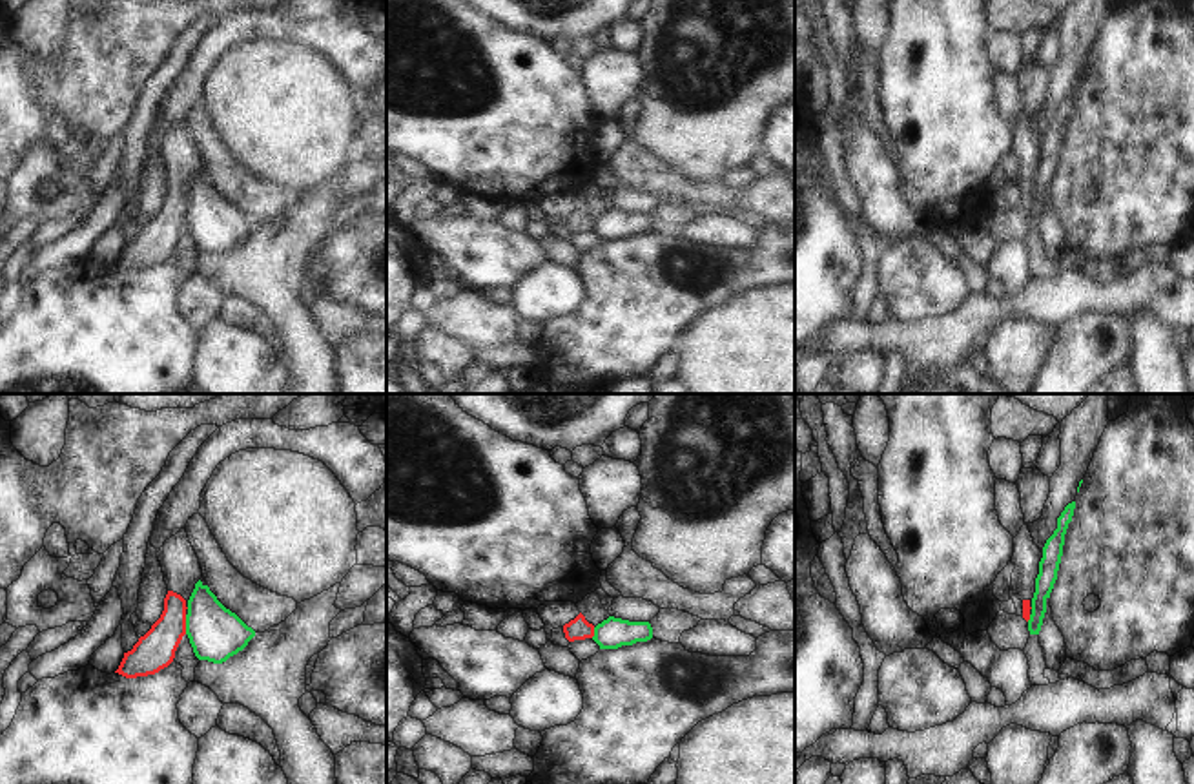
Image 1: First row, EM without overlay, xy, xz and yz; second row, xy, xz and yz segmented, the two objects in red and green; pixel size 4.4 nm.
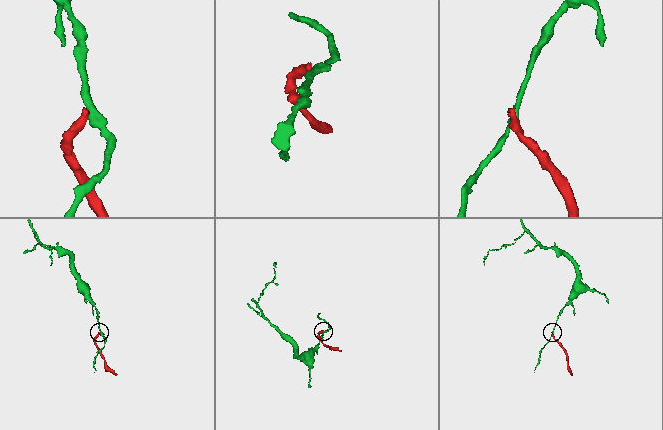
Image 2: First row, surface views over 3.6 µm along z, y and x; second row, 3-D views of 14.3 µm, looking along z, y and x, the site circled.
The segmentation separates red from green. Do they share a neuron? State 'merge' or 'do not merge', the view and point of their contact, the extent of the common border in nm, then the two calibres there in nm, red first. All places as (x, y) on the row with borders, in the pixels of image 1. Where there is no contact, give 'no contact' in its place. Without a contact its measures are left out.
do not merge | xy (185, 624) | 90 nm | 170/240 nm

